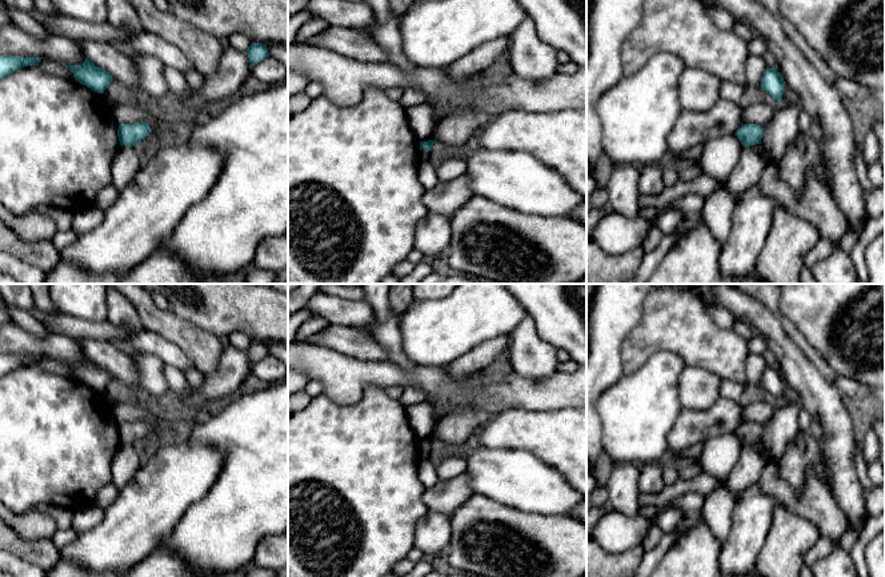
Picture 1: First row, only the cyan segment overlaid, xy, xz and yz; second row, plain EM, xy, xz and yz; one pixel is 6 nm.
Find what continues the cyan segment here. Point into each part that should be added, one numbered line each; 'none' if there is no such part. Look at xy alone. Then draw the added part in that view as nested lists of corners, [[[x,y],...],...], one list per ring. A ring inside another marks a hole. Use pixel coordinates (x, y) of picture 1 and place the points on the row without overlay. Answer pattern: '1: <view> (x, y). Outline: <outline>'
none

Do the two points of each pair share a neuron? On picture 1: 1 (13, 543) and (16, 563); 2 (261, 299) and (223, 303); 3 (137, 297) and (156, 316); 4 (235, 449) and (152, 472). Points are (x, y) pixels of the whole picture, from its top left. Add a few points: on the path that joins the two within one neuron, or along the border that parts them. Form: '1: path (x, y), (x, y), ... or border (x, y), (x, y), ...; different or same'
1: border (13, 553), (31, 563); different
2: path (252, 303), (232, 303); same
3: path (141, 301), (152, 312); same
4: border (192, 444), (221, 449), (223, 468), (215, 483); different

